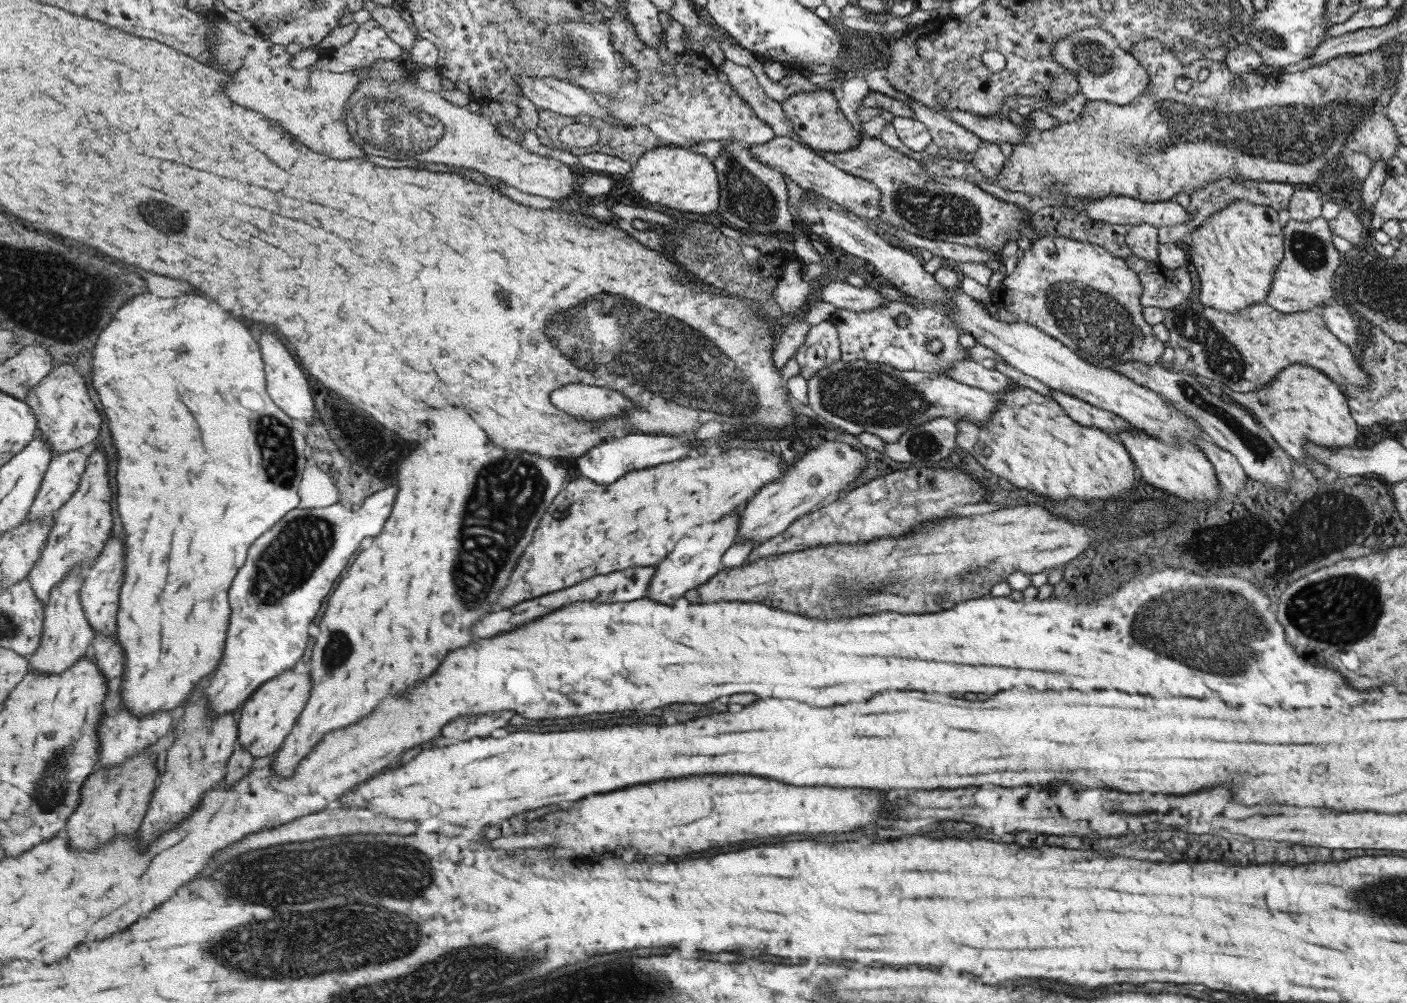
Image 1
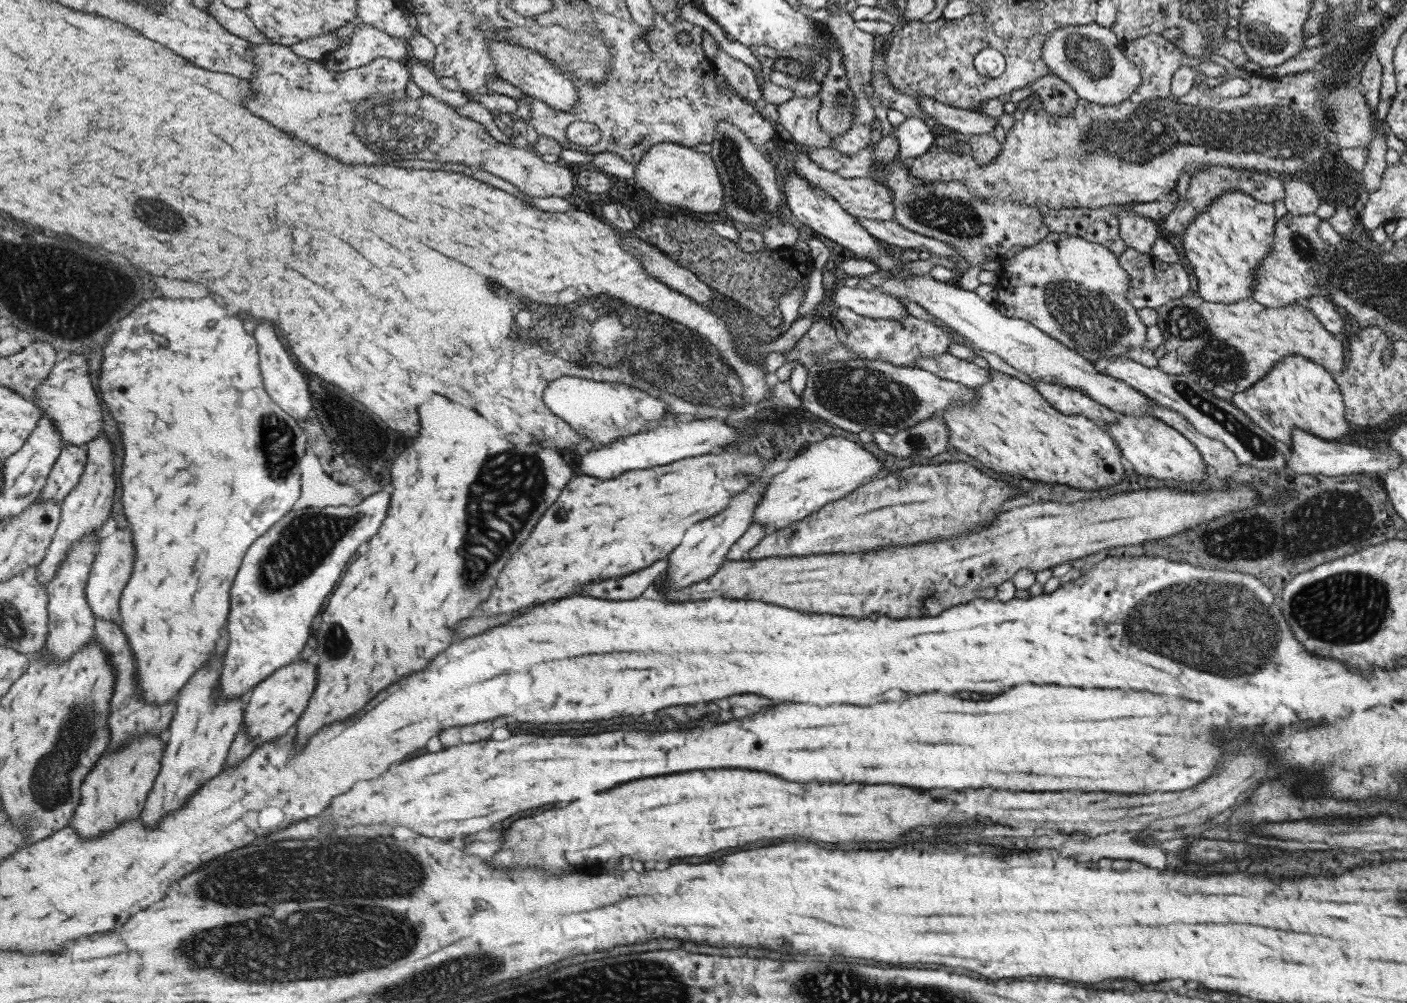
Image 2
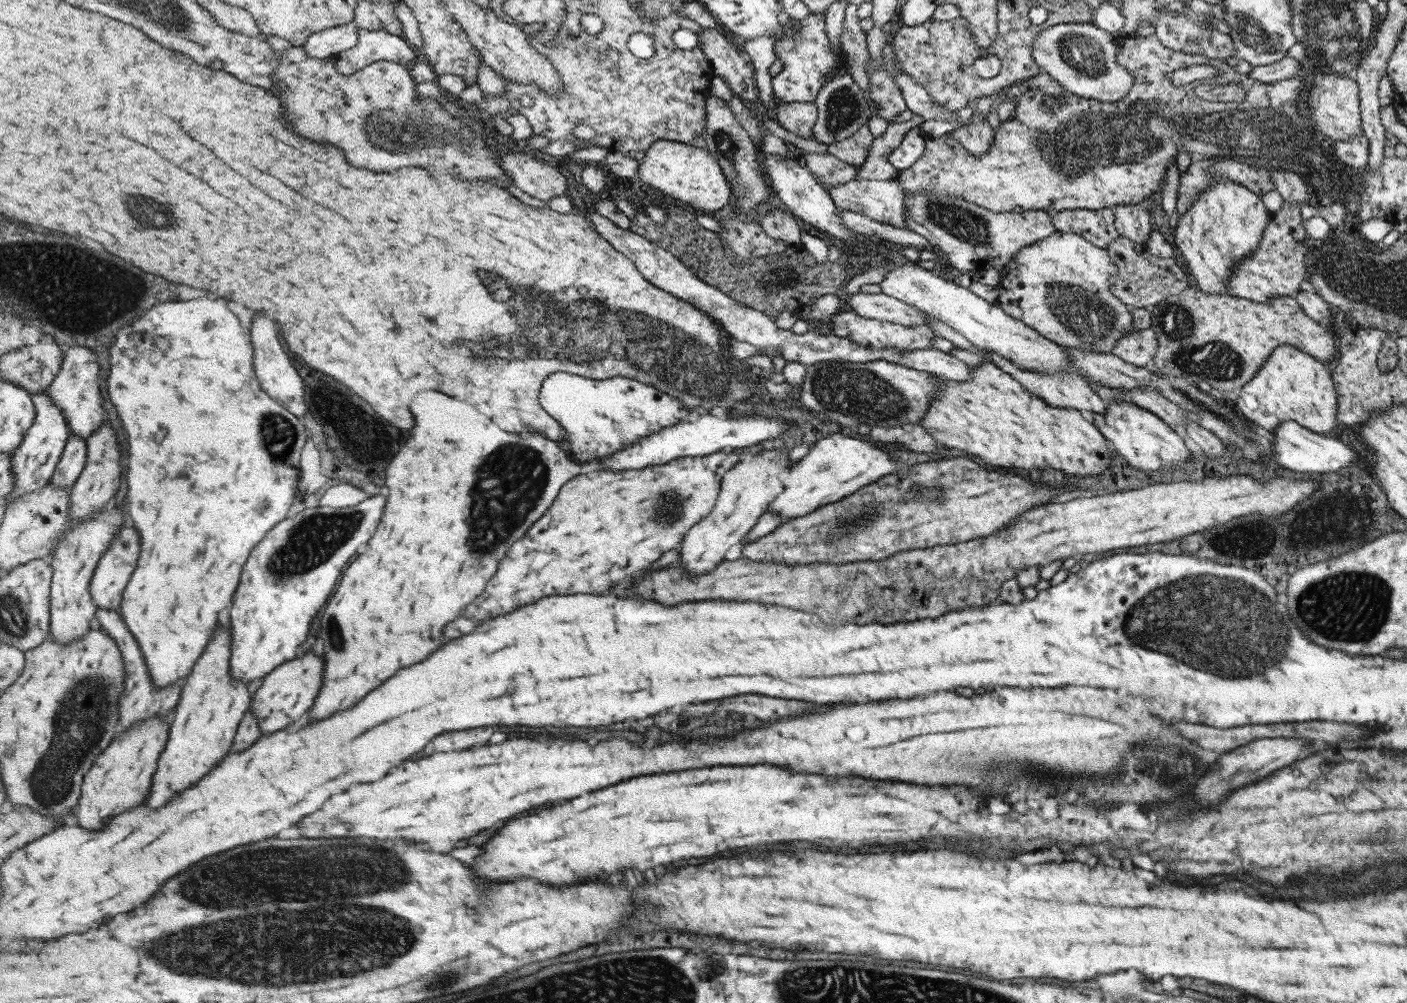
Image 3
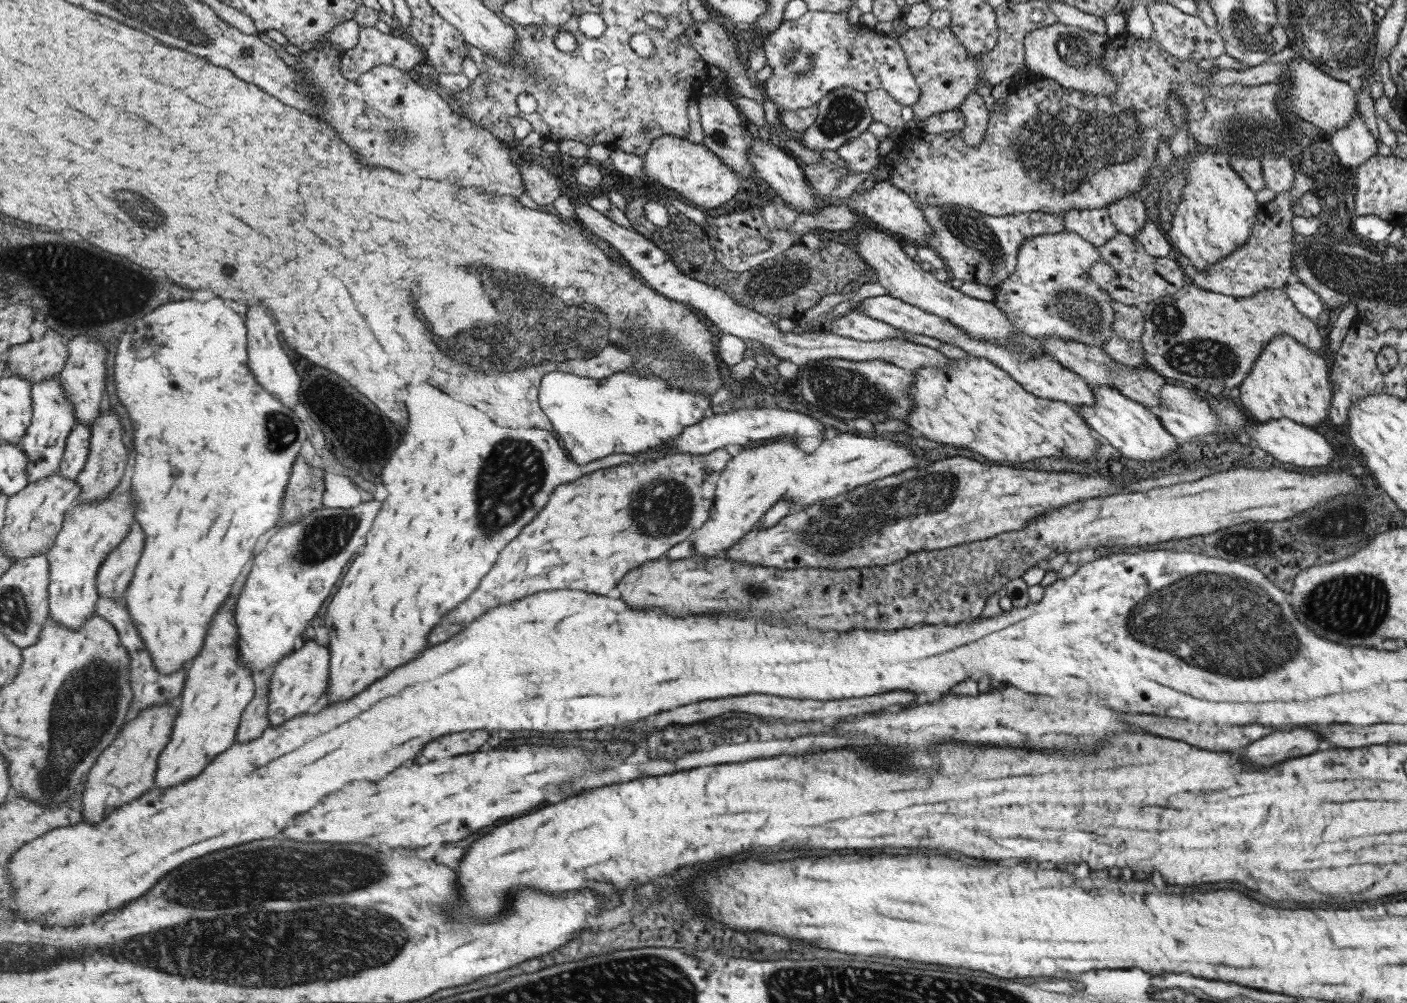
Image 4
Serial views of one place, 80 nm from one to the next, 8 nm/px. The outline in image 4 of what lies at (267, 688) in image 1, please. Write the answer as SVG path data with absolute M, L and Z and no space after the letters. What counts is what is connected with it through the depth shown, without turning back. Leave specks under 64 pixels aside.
M315 639L306 641L297 652L287 655L274 668L270 679L269 718L273 726L279 726L295 716L309 712L329 688L329 660L331 652L328 645L321 645Z

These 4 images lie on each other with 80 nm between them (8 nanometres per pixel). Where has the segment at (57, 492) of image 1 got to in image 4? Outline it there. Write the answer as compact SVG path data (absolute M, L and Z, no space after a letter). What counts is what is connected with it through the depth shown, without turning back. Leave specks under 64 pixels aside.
M77 424L69 435L66 444L65 458L59 468L59 474L63 478L76 480L79 478L86 462L91 448L92 427Z

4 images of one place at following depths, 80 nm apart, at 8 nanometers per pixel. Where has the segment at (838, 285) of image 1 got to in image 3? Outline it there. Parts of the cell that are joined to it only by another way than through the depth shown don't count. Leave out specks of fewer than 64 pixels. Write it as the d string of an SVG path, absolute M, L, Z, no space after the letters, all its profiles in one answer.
M856 293L846 295L841 304L847 302L853 312L859 316L875 319L881 322L891 322L901 326L919 326L926 324L926 316L914 306L905 304L885 293Z

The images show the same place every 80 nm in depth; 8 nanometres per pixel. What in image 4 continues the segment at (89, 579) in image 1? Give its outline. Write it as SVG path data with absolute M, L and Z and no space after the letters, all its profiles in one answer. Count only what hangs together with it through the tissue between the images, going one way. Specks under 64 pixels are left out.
M133 524L133 532L105 559L98 575L97 586L101 597L124 600L132 583L137 564L145 550L145 530L141 524Z

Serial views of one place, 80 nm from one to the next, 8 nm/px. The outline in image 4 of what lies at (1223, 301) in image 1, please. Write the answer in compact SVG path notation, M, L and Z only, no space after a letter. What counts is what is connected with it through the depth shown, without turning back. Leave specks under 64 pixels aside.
M1193 152L1185 162L1179 161L1173 168L1186 172L1186 183L1181 188L1175 212L1167 218L1171 224L1166 232L1167 241L1200 271L1240 247L1248 239L1259 215L1260 205L1254 192L1228 165L1229 157L1224 153Z

